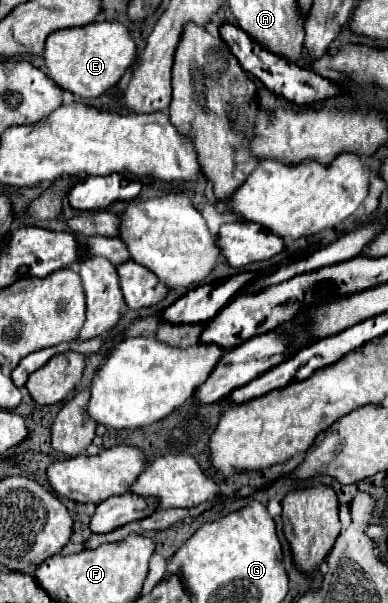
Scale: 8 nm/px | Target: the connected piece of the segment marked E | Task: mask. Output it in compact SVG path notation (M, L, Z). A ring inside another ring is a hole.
M96 21L92 25L50 33L44 47L44 65L48 75L62 89L82 99L96 99L120 81L126 69L134 63L134 53L136 43L122 23Z

